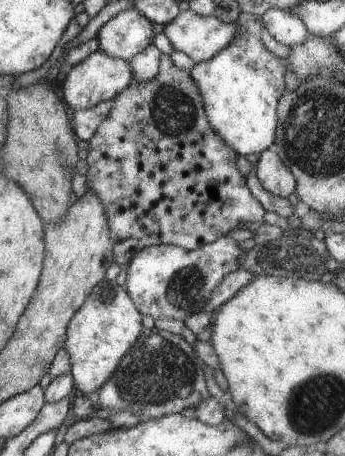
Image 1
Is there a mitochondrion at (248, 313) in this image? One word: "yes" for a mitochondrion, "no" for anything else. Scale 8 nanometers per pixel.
no

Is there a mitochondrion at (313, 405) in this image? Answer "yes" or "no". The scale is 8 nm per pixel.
yes

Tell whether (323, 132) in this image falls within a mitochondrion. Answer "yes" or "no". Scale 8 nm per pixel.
yes

